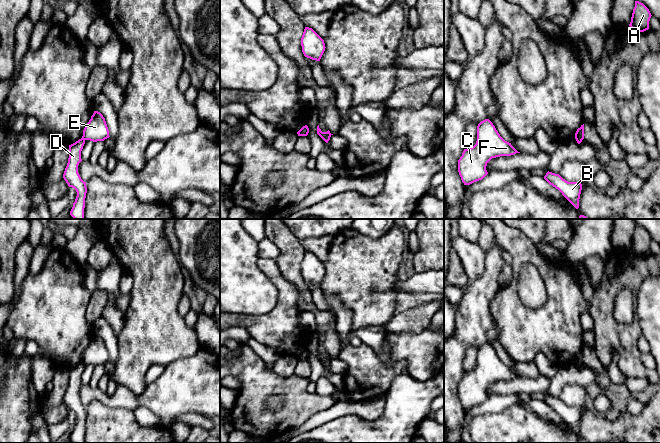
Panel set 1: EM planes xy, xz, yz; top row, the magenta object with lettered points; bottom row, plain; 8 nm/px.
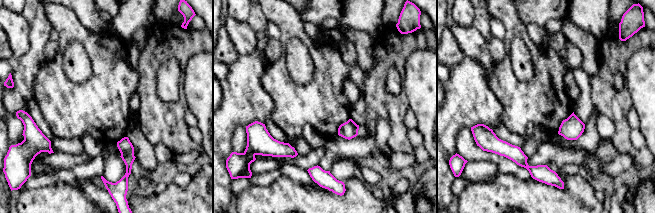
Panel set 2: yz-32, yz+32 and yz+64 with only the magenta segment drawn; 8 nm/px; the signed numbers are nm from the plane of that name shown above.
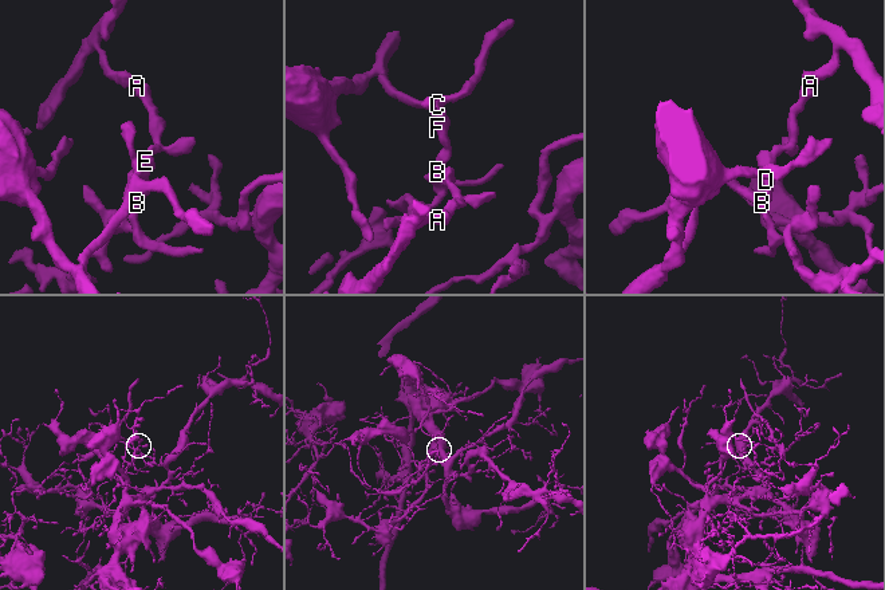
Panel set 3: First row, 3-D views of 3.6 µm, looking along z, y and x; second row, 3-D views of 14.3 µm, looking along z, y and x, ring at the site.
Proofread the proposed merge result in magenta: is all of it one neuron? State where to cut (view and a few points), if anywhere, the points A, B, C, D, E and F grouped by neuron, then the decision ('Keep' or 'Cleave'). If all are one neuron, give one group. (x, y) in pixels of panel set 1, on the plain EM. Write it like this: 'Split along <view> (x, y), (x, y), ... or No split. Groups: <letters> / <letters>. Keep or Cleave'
Split along xy (82, 361), (84, 364). Groups: A E / B C D F. Cleave

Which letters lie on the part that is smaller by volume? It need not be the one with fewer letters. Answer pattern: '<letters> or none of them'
A, E

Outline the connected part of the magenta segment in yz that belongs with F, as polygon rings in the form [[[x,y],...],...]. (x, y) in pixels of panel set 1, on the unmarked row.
[[[489,343],[477,350],[476,368],[464,373],[458,384],[458,396],[464,409],[482,404],[487,398],[487,387],[500,380],[511,380],[518,376],[511,367],[505,365]]]

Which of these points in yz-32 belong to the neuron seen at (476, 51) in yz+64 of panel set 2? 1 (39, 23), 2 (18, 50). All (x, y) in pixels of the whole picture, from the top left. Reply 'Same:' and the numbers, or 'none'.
Same: 2

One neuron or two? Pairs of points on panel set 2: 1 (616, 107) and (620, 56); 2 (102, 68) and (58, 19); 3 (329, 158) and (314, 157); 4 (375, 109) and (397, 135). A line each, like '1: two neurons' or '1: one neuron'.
1: one neuron
2: one neuron
3: two neurons
4: one neuron

